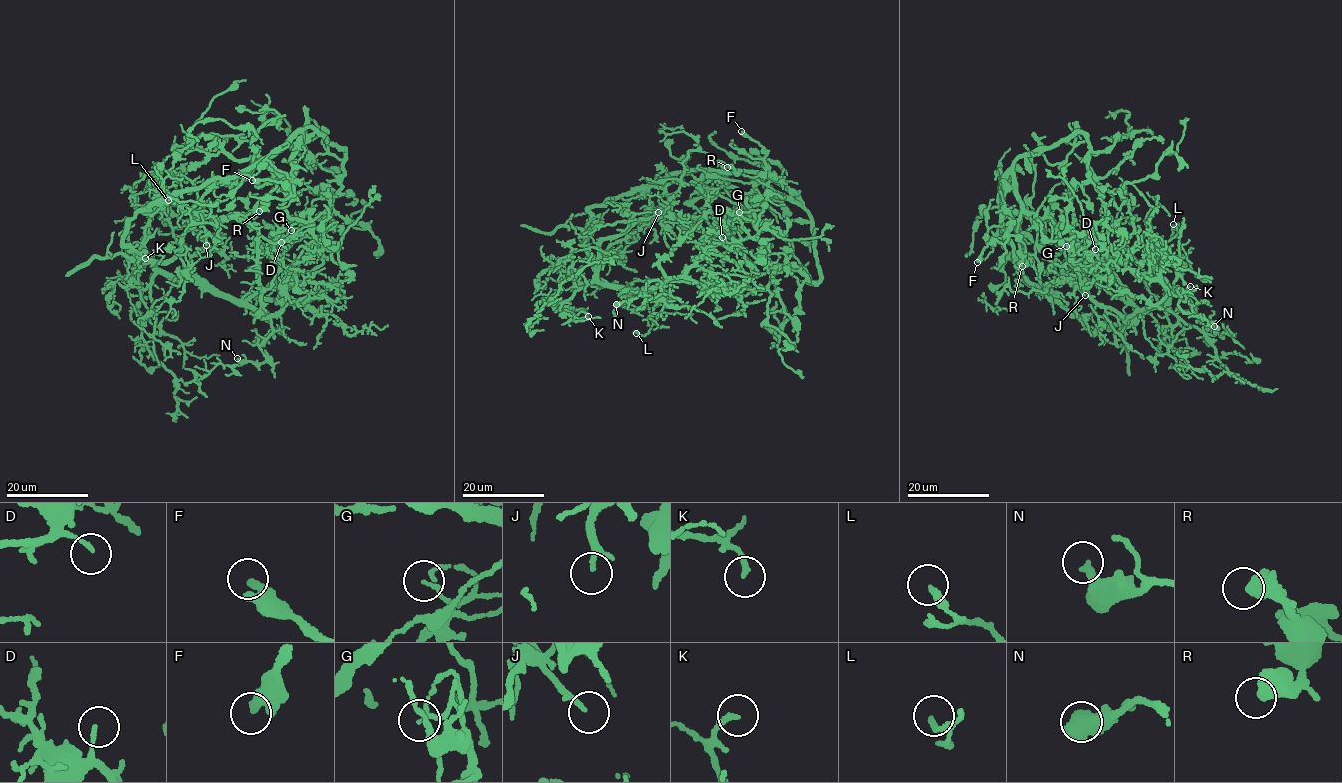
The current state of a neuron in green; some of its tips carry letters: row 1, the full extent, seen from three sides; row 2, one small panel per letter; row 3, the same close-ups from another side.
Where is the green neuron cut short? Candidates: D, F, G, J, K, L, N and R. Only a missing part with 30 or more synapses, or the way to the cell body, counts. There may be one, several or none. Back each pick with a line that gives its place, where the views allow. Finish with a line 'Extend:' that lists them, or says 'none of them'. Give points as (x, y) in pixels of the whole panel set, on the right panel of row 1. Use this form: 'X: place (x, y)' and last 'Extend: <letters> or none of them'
Extend: none of them

